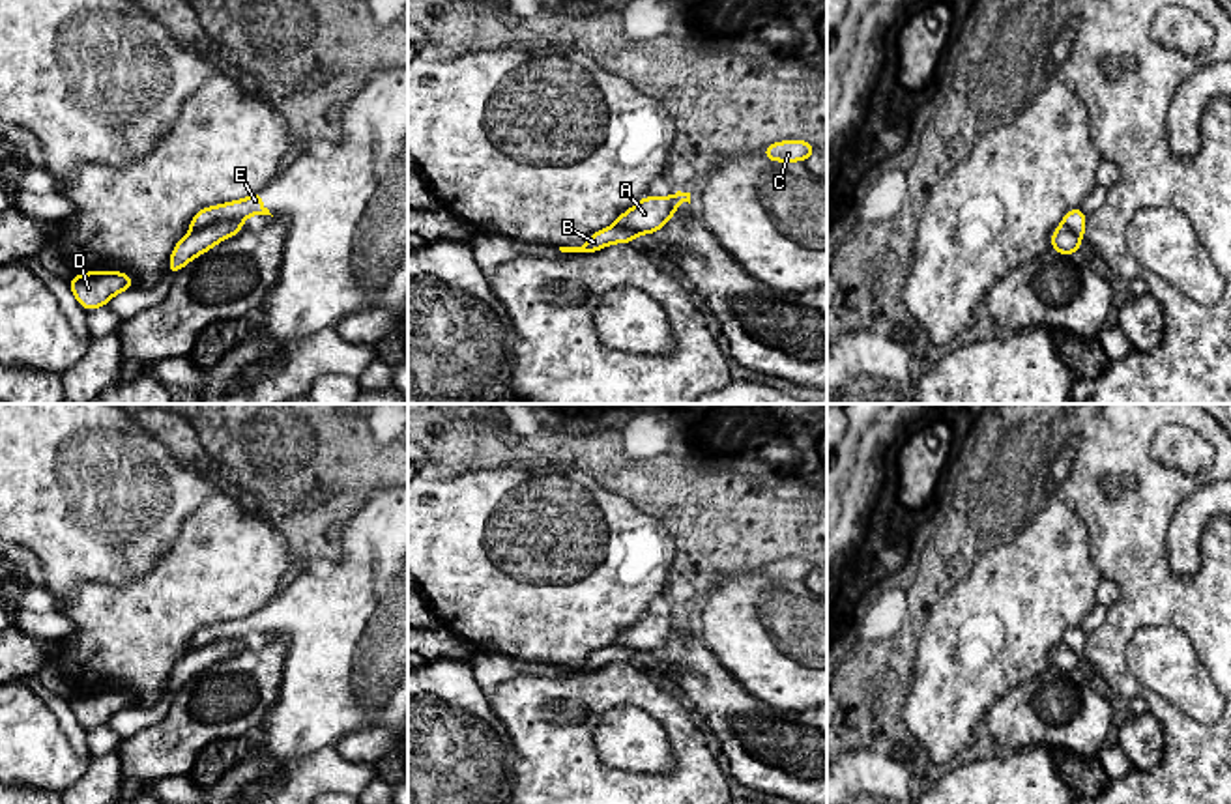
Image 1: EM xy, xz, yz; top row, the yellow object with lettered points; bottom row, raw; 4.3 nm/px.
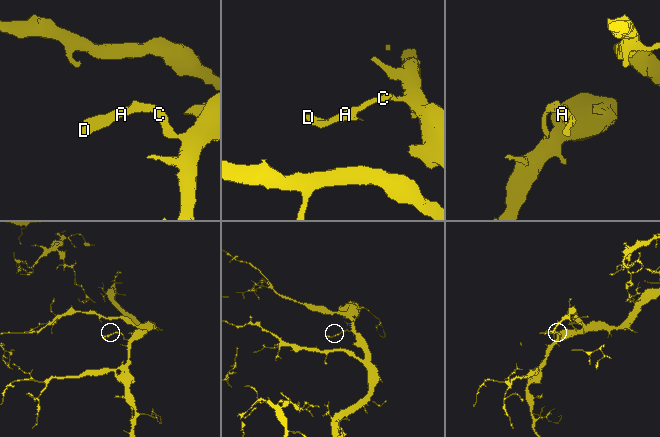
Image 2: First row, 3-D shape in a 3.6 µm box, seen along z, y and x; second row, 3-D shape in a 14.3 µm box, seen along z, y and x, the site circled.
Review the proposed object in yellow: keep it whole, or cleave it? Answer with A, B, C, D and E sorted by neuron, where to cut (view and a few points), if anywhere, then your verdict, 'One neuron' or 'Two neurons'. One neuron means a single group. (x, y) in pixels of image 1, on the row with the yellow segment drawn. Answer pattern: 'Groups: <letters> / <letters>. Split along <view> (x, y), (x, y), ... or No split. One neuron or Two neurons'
Groups: A C D / B E. Split along xy (240, 219), (217, 219), (191, 232). Two neurons

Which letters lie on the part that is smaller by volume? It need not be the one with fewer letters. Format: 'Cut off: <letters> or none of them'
Cut off: B, E

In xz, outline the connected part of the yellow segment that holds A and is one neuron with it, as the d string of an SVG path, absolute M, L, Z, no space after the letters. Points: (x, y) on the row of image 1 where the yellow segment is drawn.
M677 191L673 196L645 196L636 206L621 213L617 226L629 228L636 234L655 234L660 230L681 202L690 204L690 193Z

